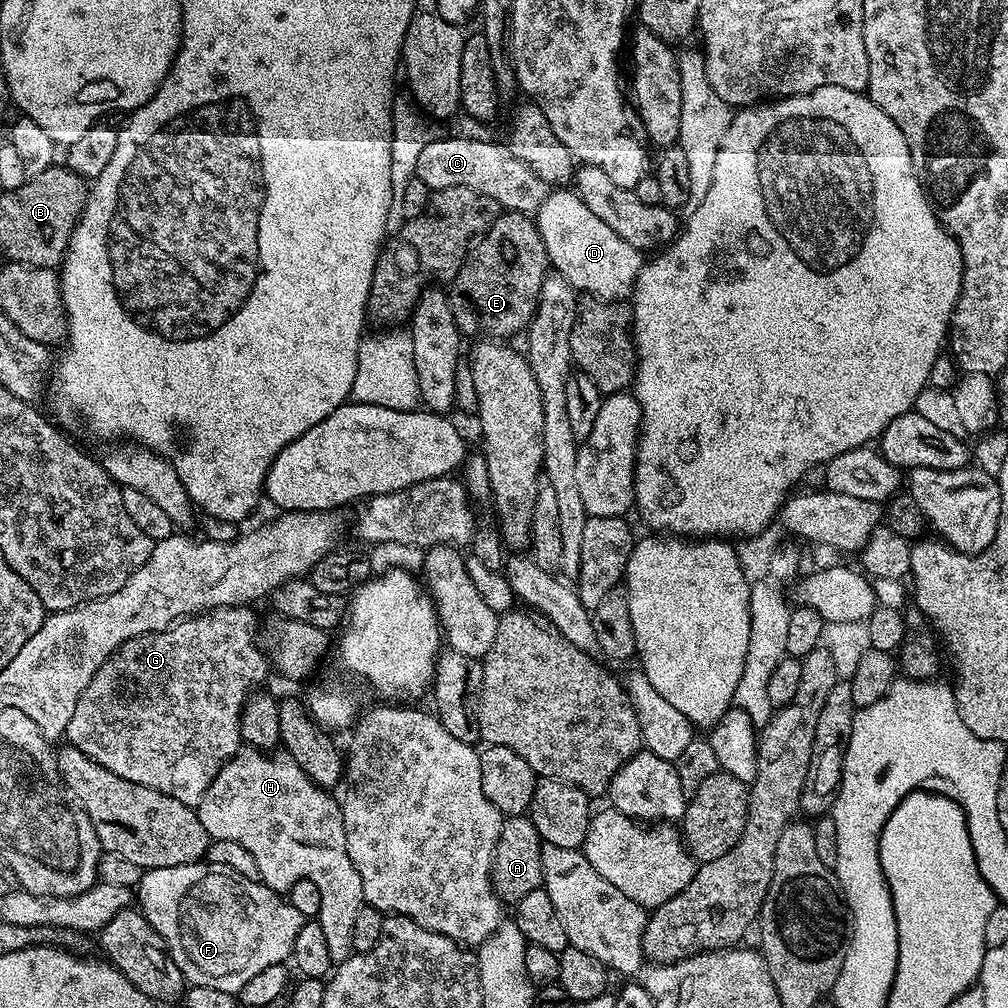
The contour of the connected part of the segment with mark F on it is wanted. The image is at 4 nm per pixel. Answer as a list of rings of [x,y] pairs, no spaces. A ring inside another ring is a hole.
[[[207,862],[147,869],[138,885],[138,908],[163,938],[164,947],[189,985],[213,987],[233,994],[238,994],[266,966],[285,963],[291,957],[294,938],[298,938],[298,930],[302,930],[306,919],[294,910],[287,898],[267,888],[264,882],[246,878],[246,874],[230,870],[230,866]]]

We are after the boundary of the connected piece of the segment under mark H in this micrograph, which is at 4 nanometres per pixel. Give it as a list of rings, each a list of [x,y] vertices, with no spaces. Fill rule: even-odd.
[[[244,746],[220,767],[196,813],[212,840],[238,842],[238,846],[250,850],[261,874],[268,875],[269,872],[272,876],[281,876],[285,882],[309,880],[318,886],[318,894],[322,894],[322,911],[318,919],[322,930],[326,930],[332,963],[337,965],[353,955],[354,918],[358,918],[358,910],[365,907],[365,902],[362,878],[347,850],[344,809],[341,801],[332,795],[329,789],[314,783],[287,752],[276,750],[265,754],[261,749]]]

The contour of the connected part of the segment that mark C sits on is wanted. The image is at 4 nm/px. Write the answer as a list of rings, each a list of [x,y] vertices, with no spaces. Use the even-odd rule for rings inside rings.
[[[441,135],[424,146],[418,157],[415,179],[426,182],[429,190],[446,186],[466,186],[494,198],[494,202],[509,212],[535,214],[547,198],[550,186],[522,158],[512,153],[507,143],[495,144],[492,140],[471,140],[468,136]]]

